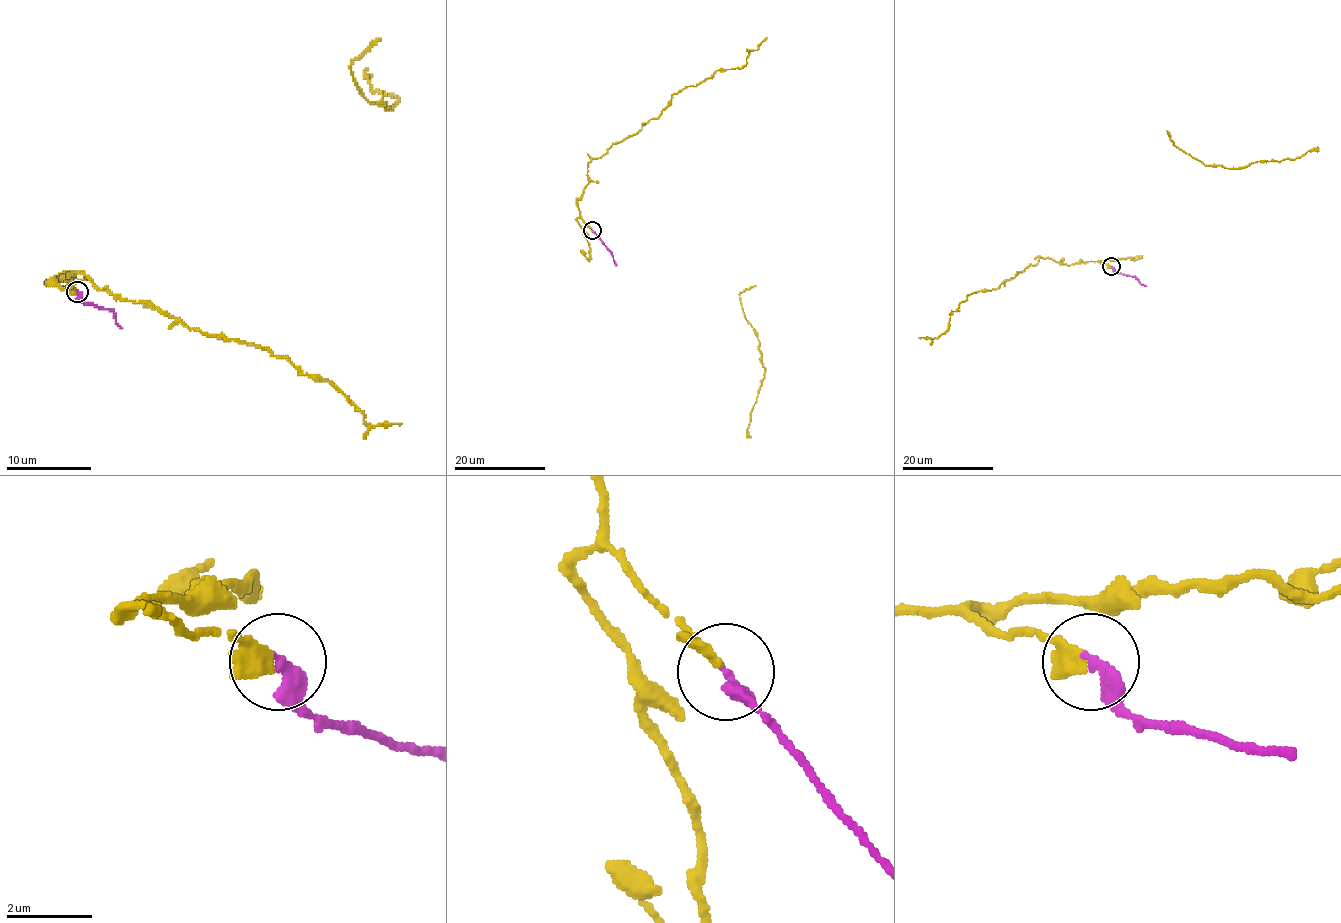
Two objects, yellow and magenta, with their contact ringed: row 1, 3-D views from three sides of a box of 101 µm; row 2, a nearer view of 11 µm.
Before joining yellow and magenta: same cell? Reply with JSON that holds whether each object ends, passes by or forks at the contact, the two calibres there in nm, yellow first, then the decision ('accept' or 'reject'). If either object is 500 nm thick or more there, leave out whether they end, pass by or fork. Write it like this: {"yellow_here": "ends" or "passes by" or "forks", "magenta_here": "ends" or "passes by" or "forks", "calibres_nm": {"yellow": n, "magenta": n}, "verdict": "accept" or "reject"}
{"yellow_here": "passes by", "magenta_here": "ends", "calibres_nm": {"yellow": 240, "magenta": 360}, "verdict": "accept"}

